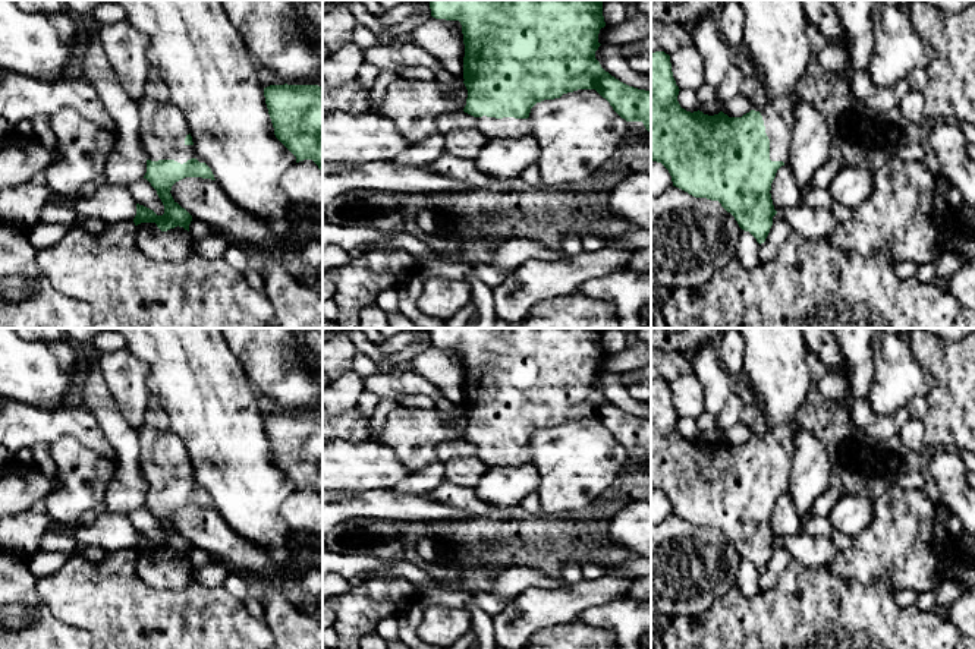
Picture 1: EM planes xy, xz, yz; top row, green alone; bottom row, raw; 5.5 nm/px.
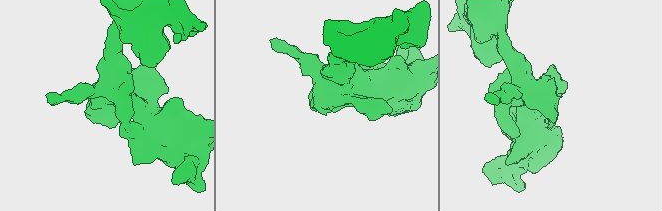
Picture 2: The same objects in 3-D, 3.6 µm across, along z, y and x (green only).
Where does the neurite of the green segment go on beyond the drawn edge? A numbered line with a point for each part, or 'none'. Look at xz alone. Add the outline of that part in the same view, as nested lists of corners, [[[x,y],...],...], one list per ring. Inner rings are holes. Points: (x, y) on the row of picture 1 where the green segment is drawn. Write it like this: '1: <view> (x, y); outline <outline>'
1: xz (513, 128); outline [[[475,117],[477,127],[479,132],[485,133],[490,138],[520,138],[531,135],[531,126],[528,119],[515,119],[515,117]]]

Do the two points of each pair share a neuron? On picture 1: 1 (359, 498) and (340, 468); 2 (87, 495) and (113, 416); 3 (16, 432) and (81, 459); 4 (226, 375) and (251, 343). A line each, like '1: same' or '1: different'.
1: different
2: different
3: different
4: different

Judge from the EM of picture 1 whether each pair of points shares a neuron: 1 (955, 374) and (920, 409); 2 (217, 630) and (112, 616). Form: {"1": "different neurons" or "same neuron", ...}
{"1": "different neurons", "2": "same neuron"}

